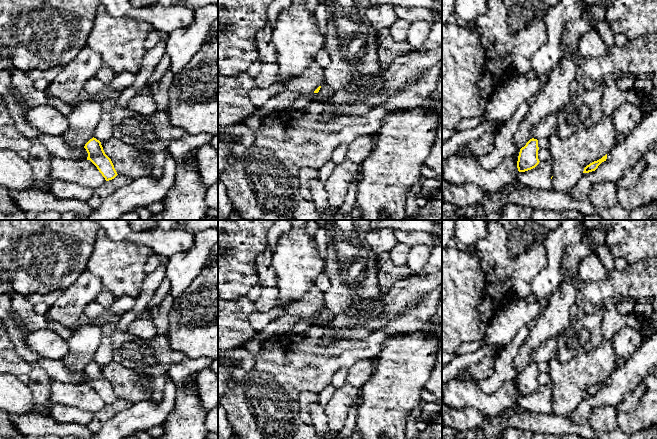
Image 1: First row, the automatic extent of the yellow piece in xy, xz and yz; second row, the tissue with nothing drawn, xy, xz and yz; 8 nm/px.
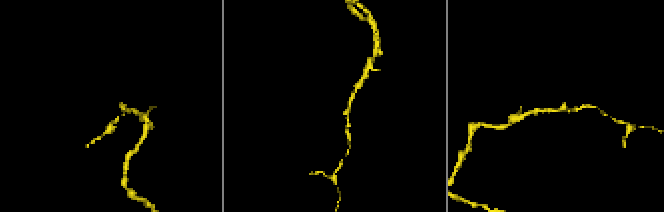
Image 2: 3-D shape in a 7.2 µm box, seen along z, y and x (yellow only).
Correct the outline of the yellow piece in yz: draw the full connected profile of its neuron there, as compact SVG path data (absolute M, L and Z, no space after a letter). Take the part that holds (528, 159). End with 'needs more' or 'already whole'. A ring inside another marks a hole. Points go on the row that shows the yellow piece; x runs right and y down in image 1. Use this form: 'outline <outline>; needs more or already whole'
outline M534 138L530 139L526 145L520 149L517 161L519 172L531 170L539 164L538 150L538 140Z; already whole

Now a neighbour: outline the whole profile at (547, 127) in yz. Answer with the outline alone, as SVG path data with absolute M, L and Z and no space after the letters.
M552 113L544 118L540 123L532 129L532 138L541 139L549 138L555 133L558 127L558 119L556 113Z

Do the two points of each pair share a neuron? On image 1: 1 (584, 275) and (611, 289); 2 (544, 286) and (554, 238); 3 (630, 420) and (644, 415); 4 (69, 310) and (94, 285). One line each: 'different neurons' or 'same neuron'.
1: different neurons
2: same neuron
3: same neuron
4: same neuron

